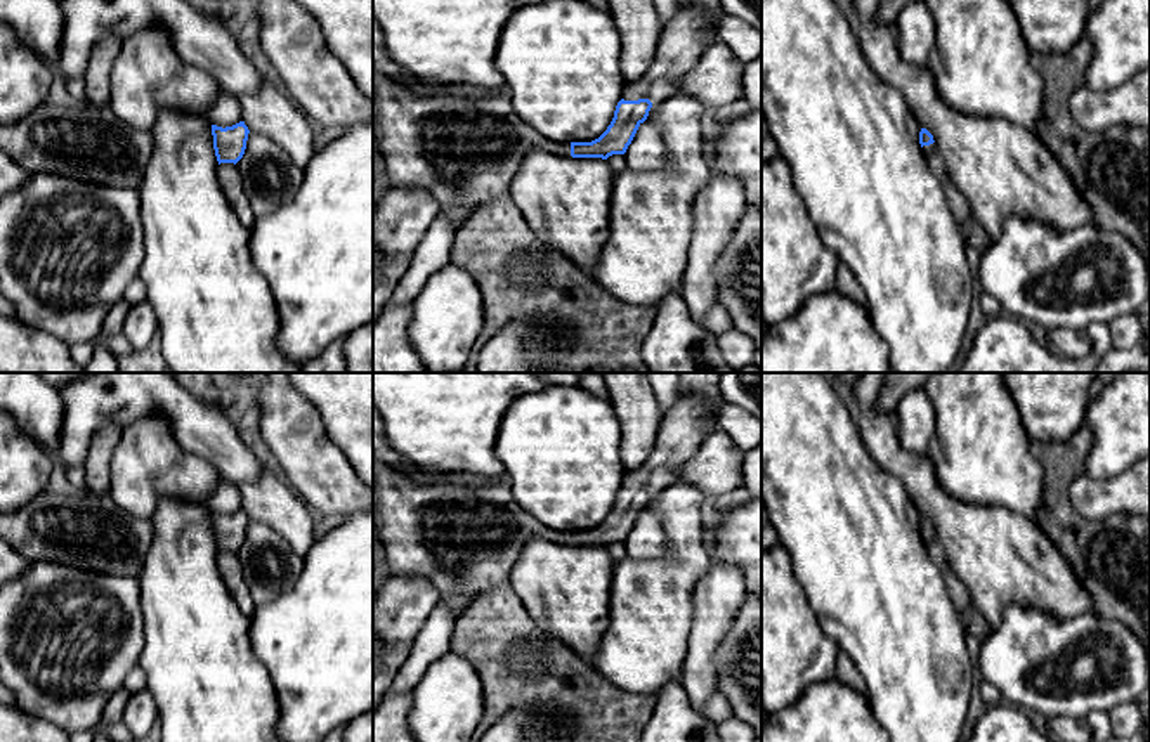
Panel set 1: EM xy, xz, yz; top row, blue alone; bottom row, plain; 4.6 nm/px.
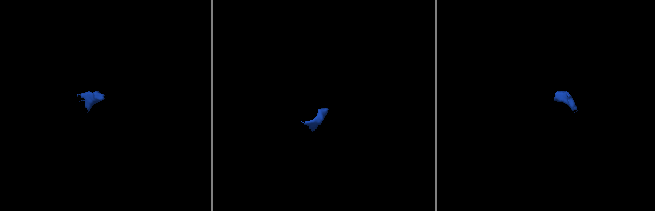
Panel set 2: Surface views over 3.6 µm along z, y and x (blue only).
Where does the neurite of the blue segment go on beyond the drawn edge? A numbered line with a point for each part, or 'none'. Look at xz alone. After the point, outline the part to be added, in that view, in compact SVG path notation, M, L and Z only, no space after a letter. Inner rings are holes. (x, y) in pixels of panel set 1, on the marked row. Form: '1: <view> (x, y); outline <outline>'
1: xz (691, 32); outline M683 7L664 24L656 55L647 71L623 87L621 99L649 99L652 106L676 94L678 81L701 59L702 52L716 42L722 16L709 17L697 7Z
2: xz (463, 149); outline M387 78L373 83L373 120L389 189L420 187L439 203L453 227L482 203L510 194L510 186L533 149L571 156L569 142L552 142L517 116L508 92L496 95L416 95Z

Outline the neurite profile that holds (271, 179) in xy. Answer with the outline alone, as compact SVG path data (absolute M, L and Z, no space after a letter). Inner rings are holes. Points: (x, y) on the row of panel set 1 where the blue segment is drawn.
M248 133L245 154L236 165L255 217L271 215L291 203L304 182L304 168L262 133Z

